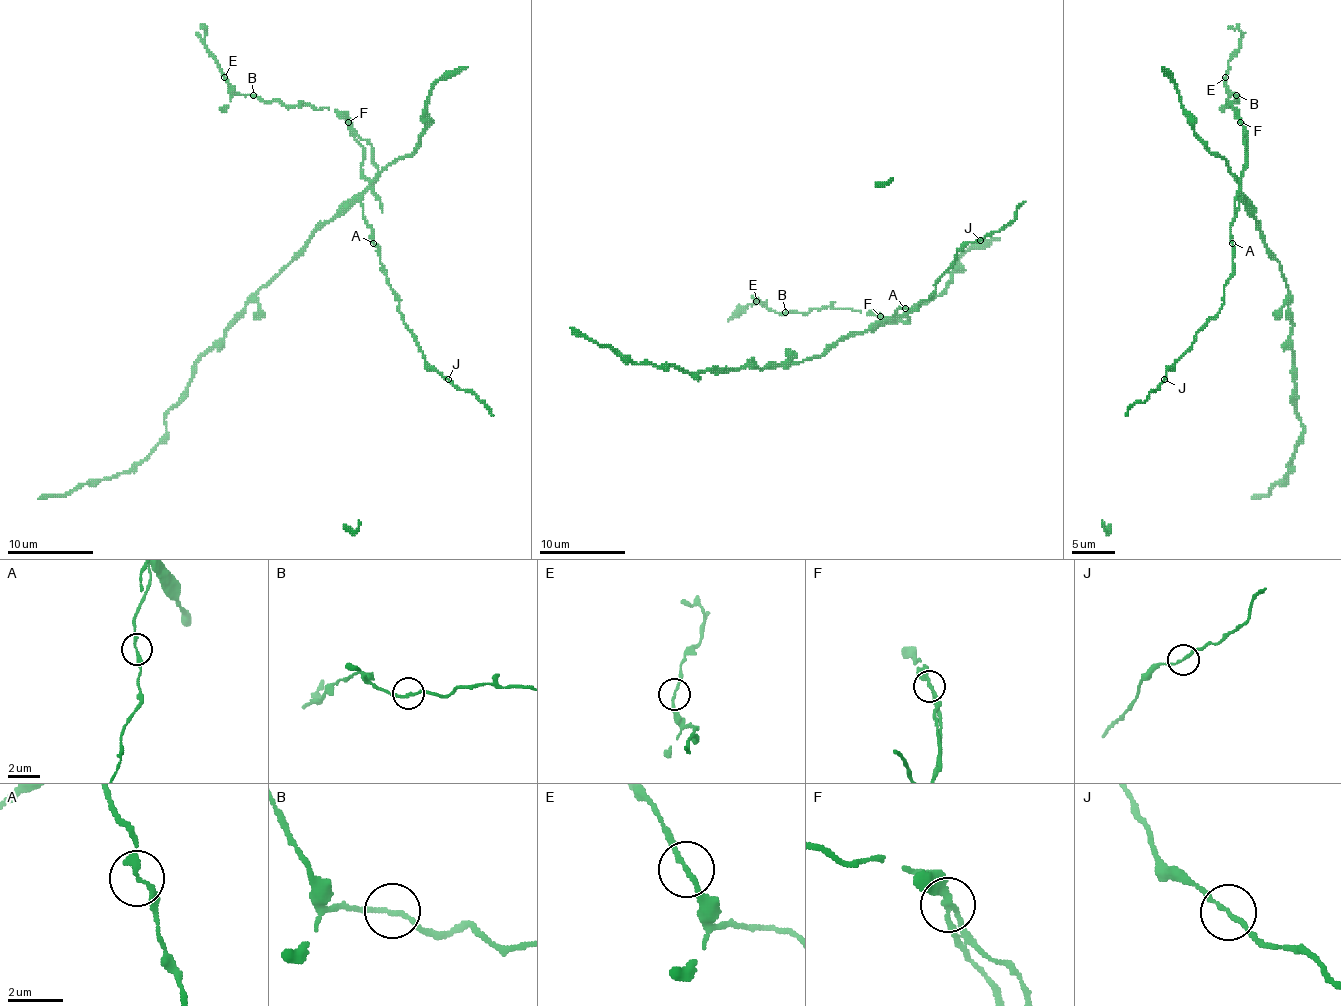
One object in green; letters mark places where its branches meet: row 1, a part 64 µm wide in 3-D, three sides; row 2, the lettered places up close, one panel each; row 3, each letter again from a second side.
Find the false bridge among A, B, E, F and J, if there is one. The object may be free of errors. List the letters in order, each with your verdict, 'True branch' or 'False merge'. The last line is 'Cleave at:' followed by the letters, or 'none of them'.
A: True branch
B: True branch
E: True branch
F: False merge
J: True branch
Cleave at: F

